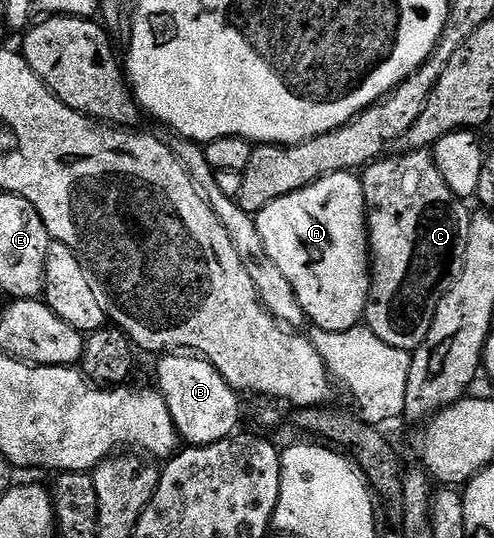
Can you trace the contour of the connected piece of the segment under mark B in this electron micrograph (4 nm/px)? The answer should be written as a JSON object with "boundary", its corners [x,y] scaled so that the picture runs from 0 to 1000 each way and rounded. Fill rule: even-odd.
{"boundary":[[[336,654],[318,667],[320,712],[328,742],[340,751],[360,812],[385,829],[419,829],[464,814],[484,797],[484,727],[472,725],[437,691],[427,673],[385,654]]]}

